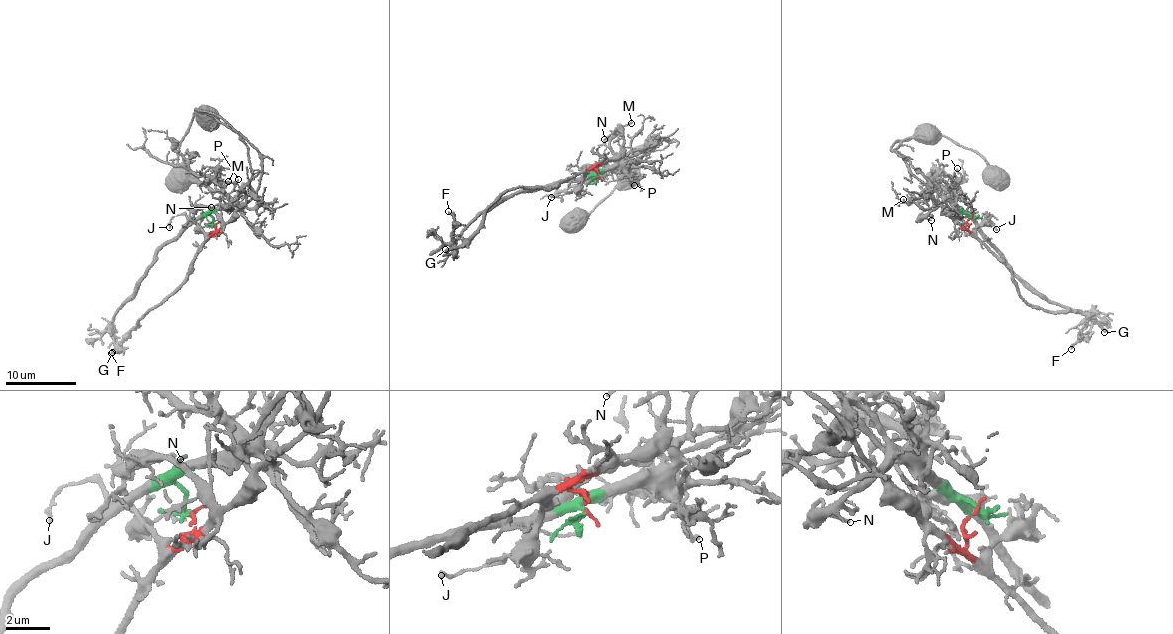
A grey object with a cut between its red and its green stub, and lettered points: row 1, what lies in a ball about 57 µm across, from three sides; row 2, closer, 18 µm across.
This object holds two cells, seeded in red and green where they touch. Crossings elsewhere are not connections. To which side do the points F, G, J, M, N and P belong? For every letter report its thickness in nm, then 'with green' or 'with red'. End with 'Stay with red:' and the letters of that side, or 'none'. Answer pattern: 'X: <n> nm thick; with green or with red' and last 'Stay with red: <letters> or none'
F: 200 nm thick; with green
G: 360 nm thick; with red
J: 160 nm thick; with red
M: 160 nm thick; with green
N: 120 nm thick; with green
P: 100 nm thick; with green
Stay with red: G, J

